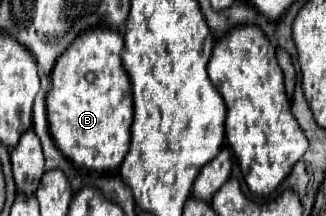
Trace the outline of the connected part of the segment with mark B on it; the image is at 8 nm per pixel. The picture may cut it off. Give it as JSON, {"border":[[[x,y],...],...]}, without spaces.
{"border":[[[96,27],[80,33],[74,43],[58,57],[52,73],[52,89],[46,97],[48,127],[58,149],[76,165],[92,171],[116,171],[124,161],[130,147],[130,125],[132,125],[132,97],[130,79],[122,69],[120,51],[124,47],[124,37],[118,31]]]}

